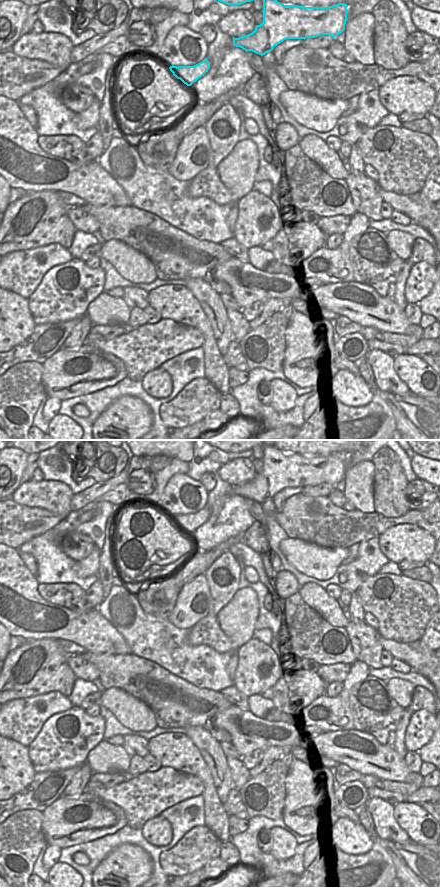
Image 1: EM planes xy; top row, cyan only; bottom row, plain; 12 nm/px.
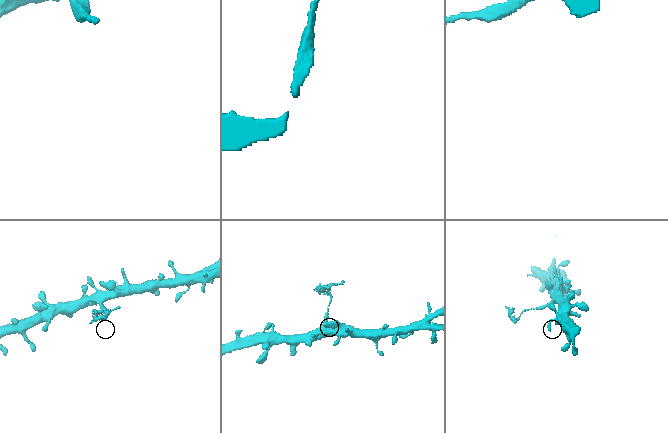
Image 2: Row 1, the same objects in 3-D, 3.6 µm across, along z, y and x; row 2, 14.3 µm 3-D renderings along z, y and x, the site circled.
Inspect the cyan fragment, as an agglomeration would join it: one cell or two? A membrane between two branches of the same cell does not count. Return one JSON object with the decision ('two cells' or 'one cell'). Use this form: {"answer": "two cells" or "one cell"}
{"answer": "two cells"}

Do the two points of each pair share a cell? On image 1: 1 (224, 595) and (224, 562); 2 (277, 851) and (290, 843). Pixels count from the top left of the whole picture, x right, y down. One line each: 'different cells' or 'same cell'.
1: same cell
2: same cell

